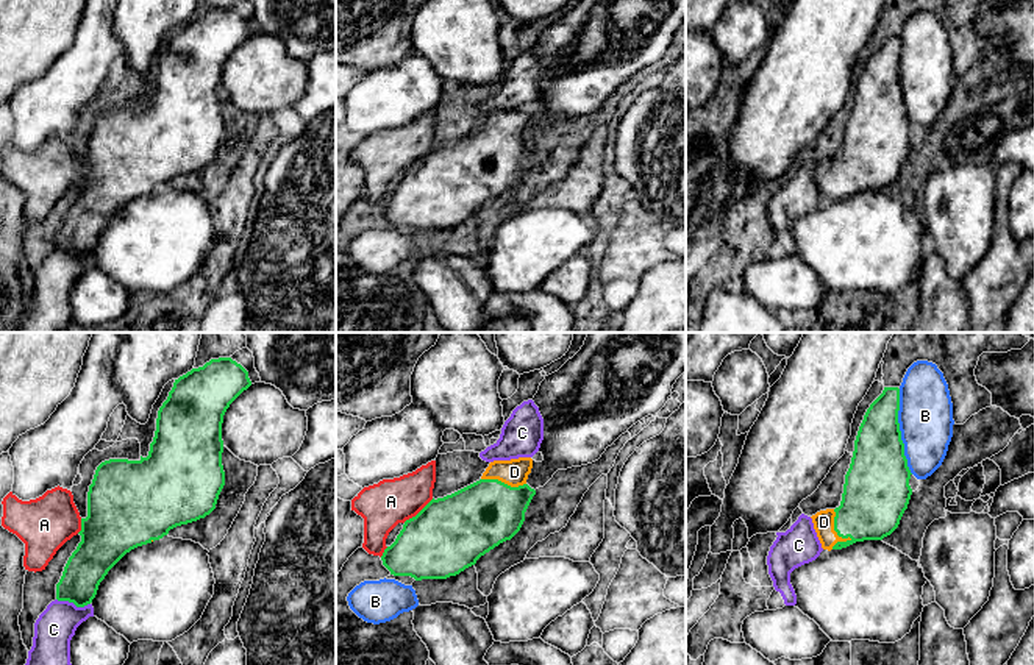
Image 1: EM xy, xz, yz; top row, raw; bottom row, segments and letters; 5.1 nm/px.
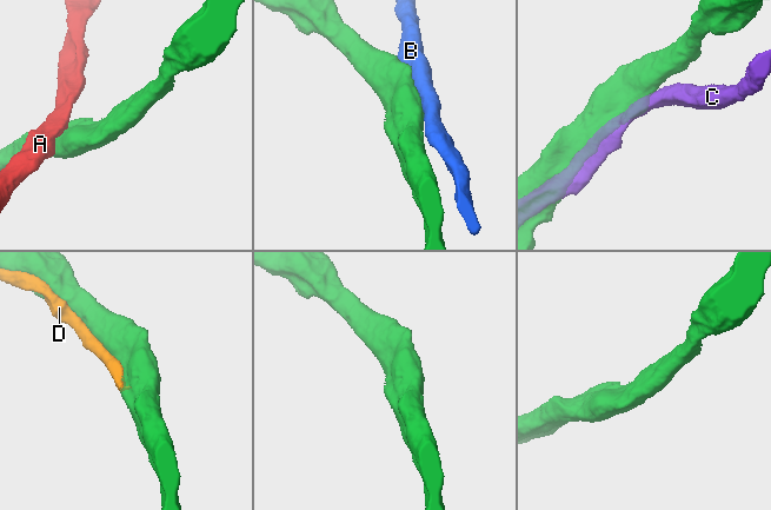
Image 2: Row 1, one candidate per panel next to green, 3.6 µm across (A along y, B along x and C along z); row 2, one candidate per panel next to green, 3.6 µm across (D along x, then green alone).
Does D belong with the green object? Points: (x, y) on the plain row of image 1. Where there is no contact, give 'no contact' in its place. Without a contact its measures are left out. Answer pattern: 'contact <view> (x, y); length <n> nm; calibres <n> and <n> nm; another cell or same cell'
contact yz (834, 180); length 200 nm; calibres 320 and 110 nm; same cell

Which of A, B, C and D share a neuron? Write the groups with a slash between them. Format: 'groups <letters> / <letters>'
groups A / B / C / D

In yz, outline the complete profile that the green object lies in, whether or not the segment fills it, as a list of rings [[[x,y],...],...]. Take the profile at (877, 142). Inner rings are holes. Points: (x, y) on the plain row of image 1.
[[[884,37],[867,59],[854,91],[840,156],[811,167],[823,200],[882,190],[898,178],[912,145],[898,61],[898,37]]]

